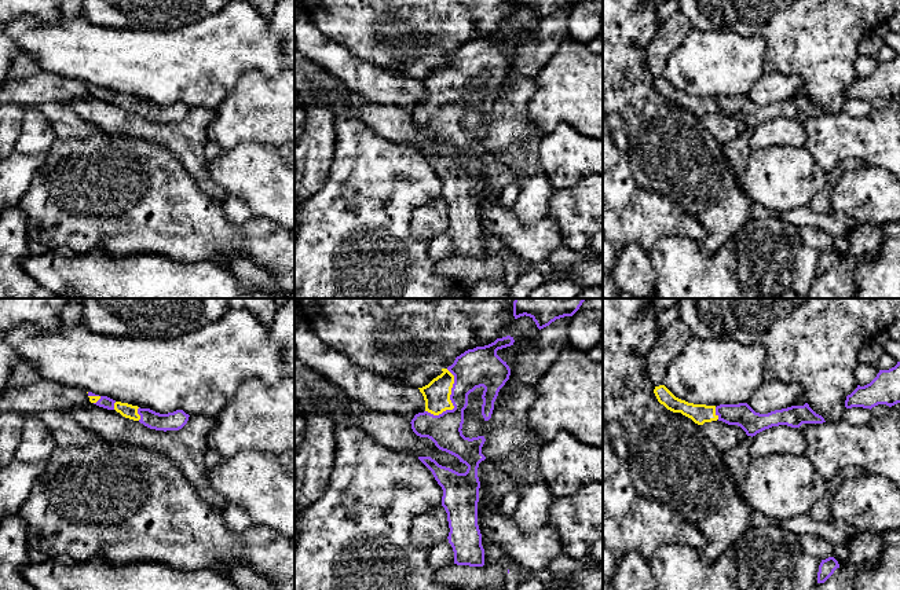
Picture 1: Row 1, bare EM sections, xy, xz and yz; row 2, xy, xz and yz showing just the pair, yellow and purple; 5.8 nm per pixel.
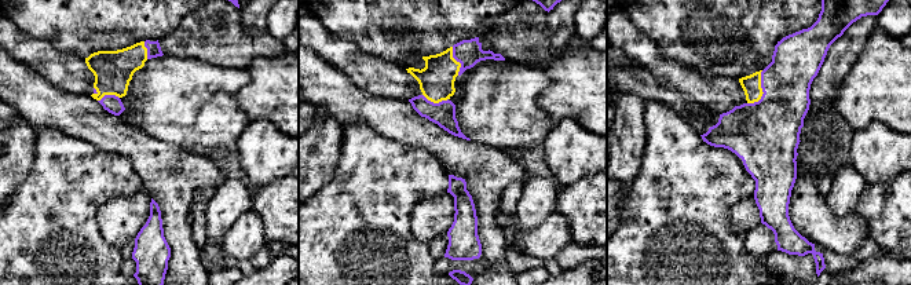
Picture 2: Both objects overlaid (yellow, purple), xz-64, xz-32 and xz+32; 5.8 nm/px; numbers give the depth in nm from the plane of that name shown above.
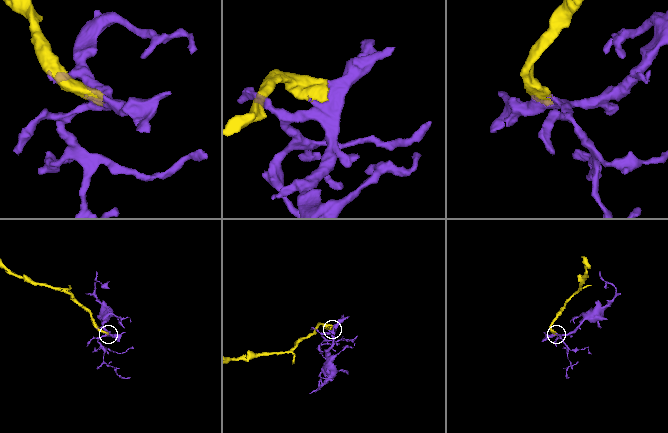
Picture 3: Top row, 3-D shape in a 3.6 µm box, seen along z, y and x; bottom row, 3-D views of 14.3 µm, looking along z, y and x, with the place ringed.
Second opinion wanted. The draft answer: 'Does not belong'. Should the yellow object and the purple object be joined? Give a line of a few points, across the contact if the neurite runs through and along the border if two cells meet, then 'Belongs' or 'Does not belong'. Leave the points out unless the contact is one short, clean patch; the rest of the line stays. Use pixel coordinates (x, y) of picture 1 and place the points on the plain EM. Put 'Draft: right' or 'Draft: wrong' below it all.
Belongs
Draft: wrong

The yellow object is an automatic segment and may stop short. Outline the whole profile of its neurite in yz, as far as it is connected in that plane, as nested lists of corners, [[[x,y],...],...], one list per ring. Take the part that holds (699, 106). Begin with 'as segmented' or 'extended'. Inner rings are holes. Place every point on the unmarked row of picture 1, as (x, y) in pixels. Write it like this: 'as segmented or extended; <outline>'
extended; [[[665,77],[655,78],[654,85],[661,96],[673,105],[681,105],[695,116],[722,113],[728,117],[740,118],[747,128],[769,121],[772,118],[787,117],[800,120],[802,116],[823,116],[824,110],[816,106],[808,95],[775,102],[768,106],[756,105],[747,95],[706,98],[694,96],[676,89]]]

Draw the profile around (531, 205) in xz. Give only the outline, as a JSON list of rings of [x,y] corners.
[[[535,168],[526,169],[519,180],[519,197],[512,209],[523,226],[531,226],[548,216],[553,184]]]

